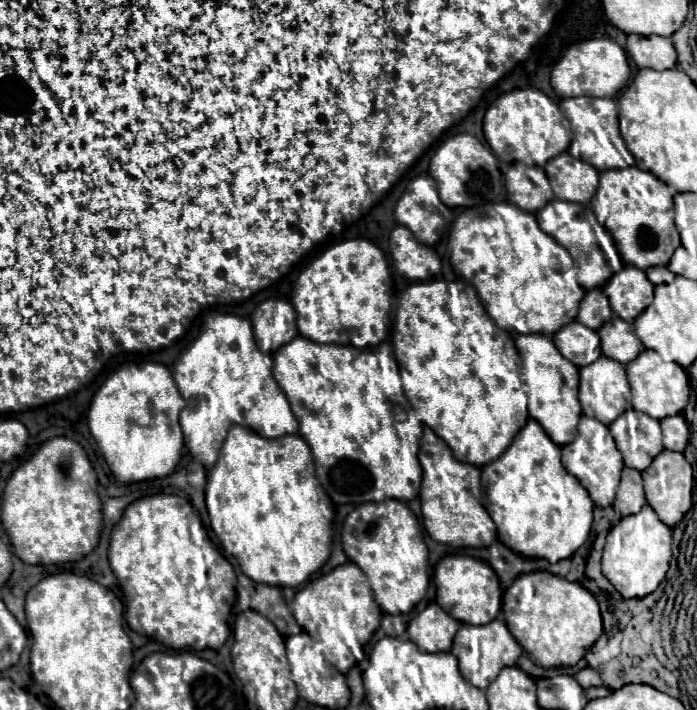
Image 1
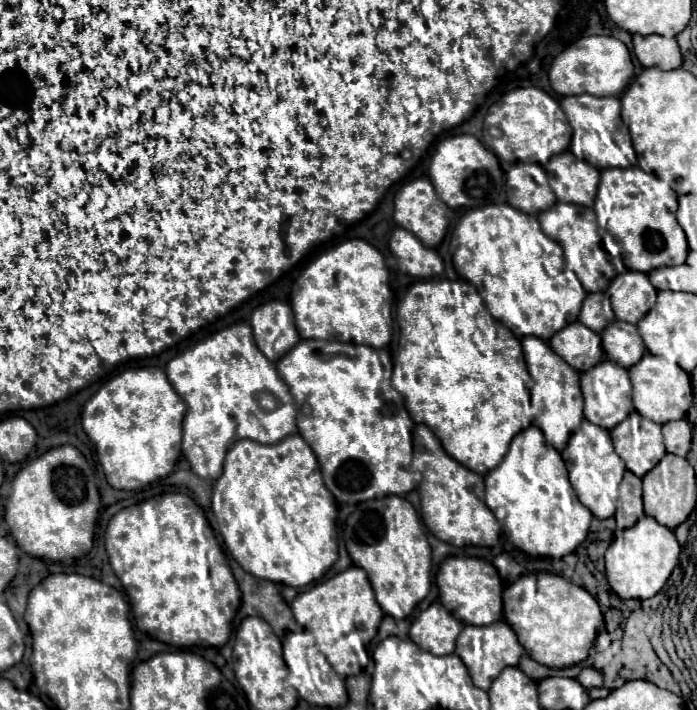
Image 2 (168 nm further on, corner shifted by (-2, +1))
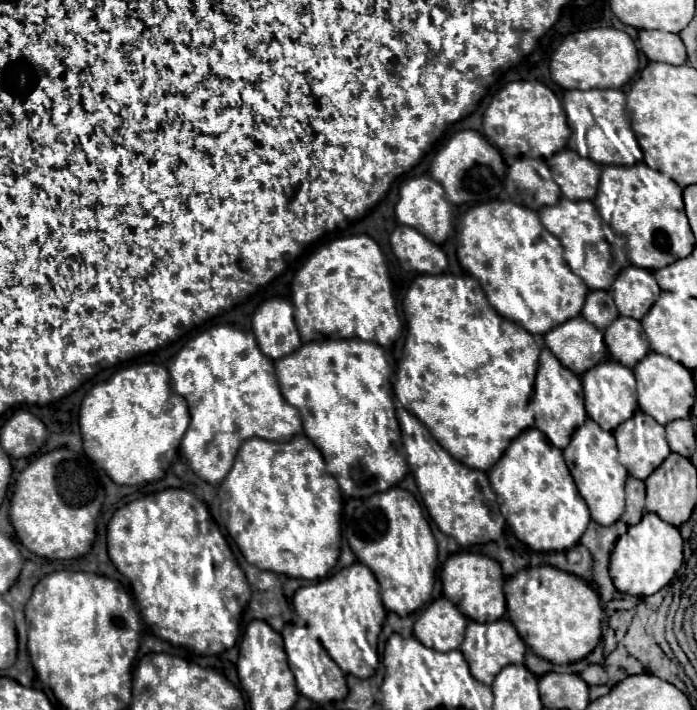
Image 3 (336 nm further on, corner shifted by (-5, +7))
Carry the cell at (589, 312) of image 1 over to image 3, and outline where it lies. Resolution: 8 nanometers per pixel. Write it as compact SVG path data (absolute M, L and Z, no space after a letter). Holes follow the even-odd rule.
M589 291L581 315L599 329L607 329L619 317L609 291Z

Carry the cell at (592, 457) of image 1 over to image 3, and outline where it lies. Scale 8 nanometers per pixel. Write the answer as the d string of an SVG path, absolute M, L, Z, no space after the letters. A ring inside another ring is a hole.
M587 419L583 427L579 427L571 437L571 443L563 451L563 457L581 497L589 507L591 519L599 525L613 525L619 521L625 511L627 469L617 461L617 443L613 433L603 431L593 419Z

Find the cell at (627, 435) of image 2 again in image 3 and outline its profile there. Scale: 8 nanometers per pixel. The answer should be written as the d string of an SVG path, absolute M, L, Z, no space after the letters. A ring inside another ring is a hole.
M641 409L613 431L619 447L619 463L635 479L647 479L671 453L665 427Z

